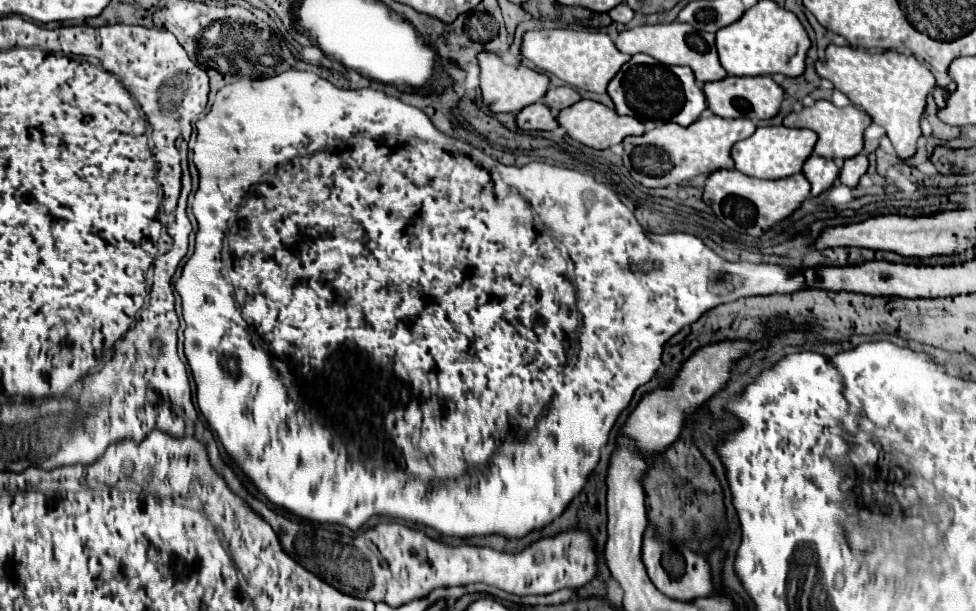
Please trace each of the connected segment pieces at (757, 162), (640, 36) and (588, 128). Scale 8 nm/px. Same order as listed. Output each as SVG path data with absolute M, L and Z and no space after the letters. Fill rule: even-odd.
M762 126L750 138L740 140L732 148L732 158L736 162L736 170L742 174L764 178L764 180L780 180L792 174L802 172L804 162L814 150L818 136L806 128L786 128L786 126Z
M672 22L672 24L656 24L656 26L638 26L632 30L624 30L618 40L616 46L620 48L620 52L624 54L648 54L656 60L660 60L662 64L678 64L678 66L690 66L696 74L696 80L700 86L704 86L706 82L714 82L714 80L724 80L728 76L728 72L722 68L720 60L718 60L718 52L716 52L716 36L708 34L708 32L700 32L696 28L692 28L690 24L682 24L682 22Z
M580 100L580 102L568 106L564 112L558 114L558 122L560 122L560 126L566 128L566 132L574 140L578 140L590 148L598 148L598 150L620 144L626 136L642 136L644 134L642 120L638 120L636 116L620 116L612 108L606 108L604 104L594 102L594 100Z

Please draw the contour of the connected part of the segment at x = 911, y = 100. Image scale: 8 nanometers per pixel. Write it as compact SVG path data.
M830 44L828 60L818 60L816 72L846 94L854 106L870 114L874 124L886 130L900 160L908 160L916 154L916 142L922 136L920 118L926 110L928 94L936 88L936 78L914 56L904 56L894 50L870 54L860 48Z

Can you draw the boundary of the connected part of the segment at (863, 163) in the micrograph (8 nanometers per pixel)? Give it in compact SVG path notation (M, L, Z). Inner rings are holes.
M864 154L848 158L844 162L844 168L840 170L840 182L850 188L856 188L858 180L866 174L866 170L868 170L868 158Z

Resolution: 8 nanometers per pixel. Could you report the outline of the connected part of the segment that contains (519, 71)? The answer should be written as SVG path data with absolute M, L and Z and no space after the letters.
M480 52L480 88L482 88L482 96L484 96L484 104L488 104L488 108L492 112L520 112L522 108L538 102L544 98L550 78L542 72L536 72L524 64L504 64L500 56L492 54L492 52Z

